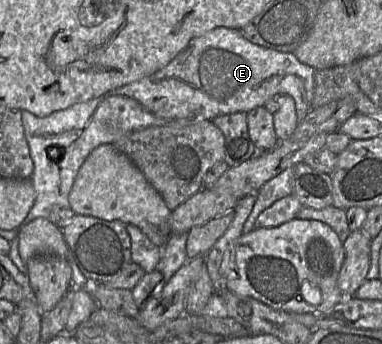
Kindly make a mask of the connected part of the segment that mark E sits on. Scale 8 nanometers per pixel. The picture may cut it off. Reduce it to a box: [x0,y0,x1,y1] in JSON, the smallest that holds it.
[21,27,316,224]

